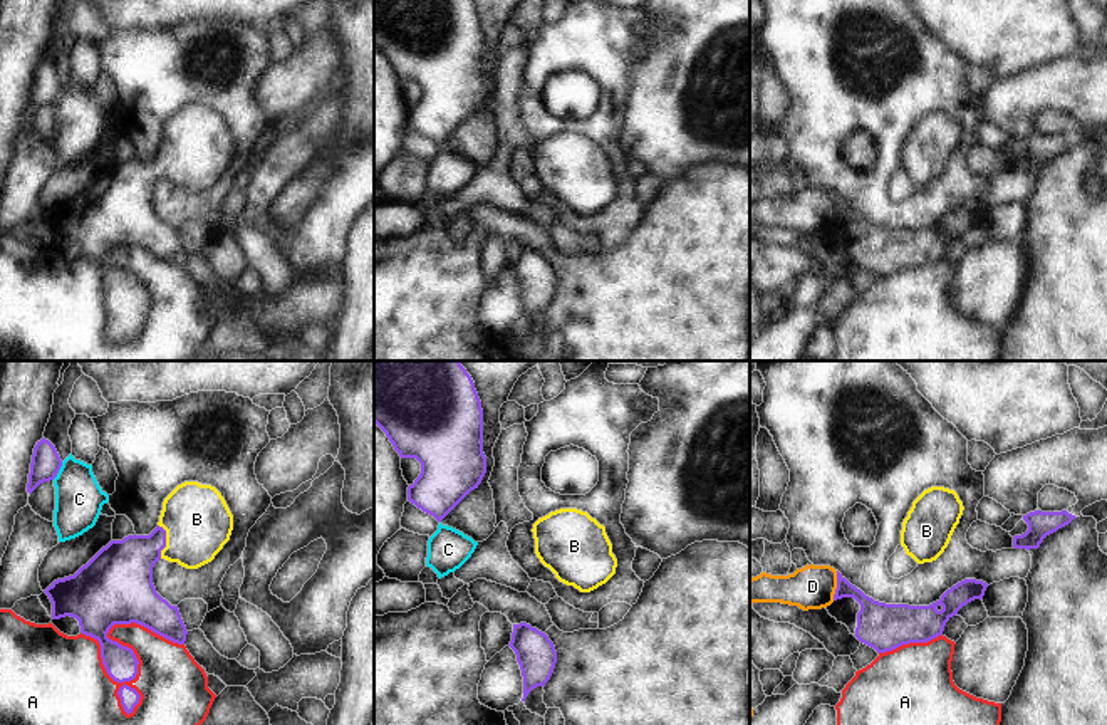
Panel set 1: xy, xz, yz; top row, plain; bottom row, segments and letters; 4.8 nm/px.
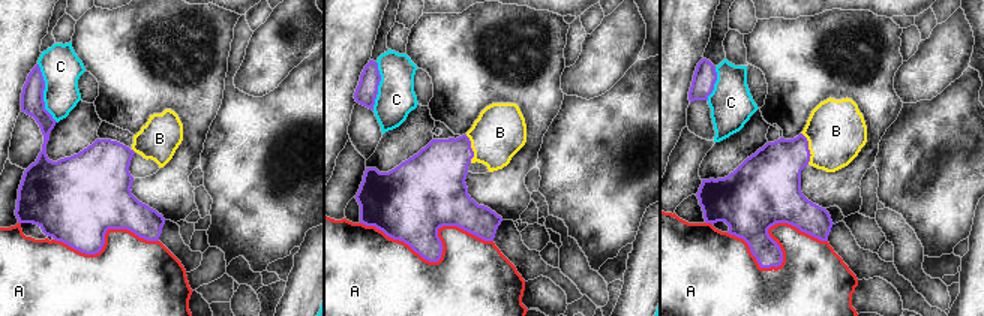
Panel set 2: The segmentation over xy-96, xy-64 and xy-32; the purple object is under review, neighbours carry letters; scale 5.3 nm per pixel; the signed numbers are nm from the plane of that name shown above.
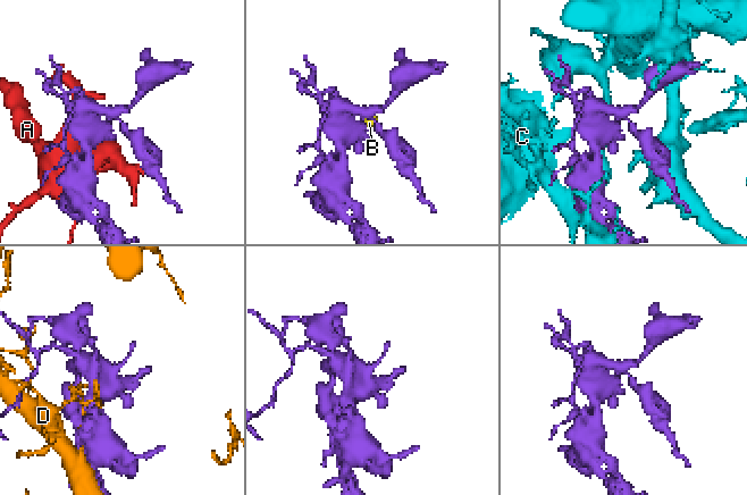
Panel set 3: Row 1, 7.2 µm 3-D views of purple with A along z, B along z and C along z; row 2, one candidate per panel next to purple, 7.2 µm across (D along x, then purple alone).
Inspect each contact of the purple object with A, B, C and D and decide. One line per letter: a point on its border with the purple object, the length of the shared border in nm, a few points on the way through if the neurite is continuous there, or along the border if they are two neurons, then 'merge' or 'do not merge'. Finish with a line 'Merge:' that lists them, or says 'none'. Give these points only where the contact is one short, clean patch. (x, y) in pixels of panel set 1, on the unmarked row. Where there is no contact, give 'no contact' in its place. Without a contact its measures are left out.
A: contact xy (129, 272); length 500 nm; do not merge
B: contact xy (165, 165); length 170 nm; way xy (123, 195), (143, 175), (165, 165), (176, 163), (197, 143); merge
C: contact xy (59, 93); length 100 nm; do not merge
D: contact yz (837, 210); length 150 nm; do not merge
Merge: B

